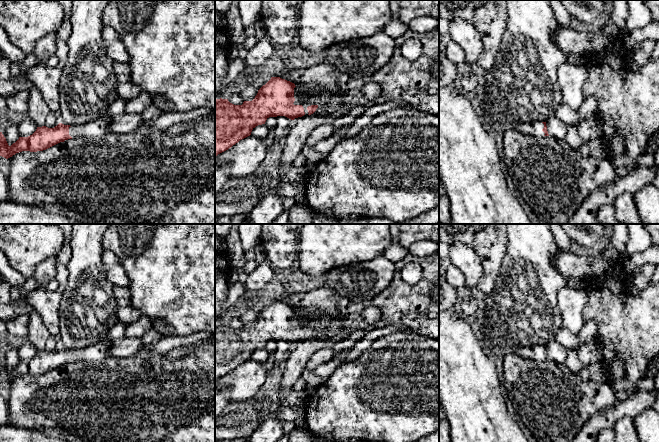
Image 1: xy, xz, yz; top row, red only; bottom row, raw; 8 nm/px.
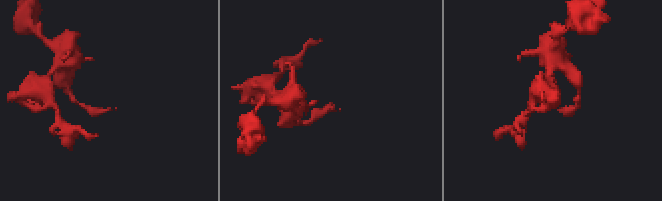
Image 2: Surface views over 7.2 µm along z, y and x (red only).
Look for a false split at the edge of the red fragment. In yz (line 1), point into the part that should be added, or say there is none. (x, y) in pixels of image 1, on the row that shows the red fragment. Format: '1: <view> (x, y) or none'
1: yz (534, 129)

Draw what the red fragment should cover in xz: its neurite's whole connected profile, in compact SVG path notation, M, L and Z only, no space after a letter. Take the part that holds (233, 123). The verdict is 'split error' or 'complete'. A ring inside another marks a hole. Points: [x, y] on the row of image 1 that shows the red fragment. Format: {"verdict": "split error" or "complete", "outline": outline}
{"verdict": "split error", "outline": "M271 77L263 85L252 101L244 101L242 105L234 105L228 99L215 100L215 157L231 148L240 140L251 135L252 130L265 124L269 117L285 116L291 120L304 115L313 114L319 105L325 103L329 93L302 93L294 83L280 77Z"}

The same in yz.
{"verdict": "split error", "outline": "M527 122L521 124L518 130L521 131L523 134L533 136L536 138L549 136L546 122Z"}

